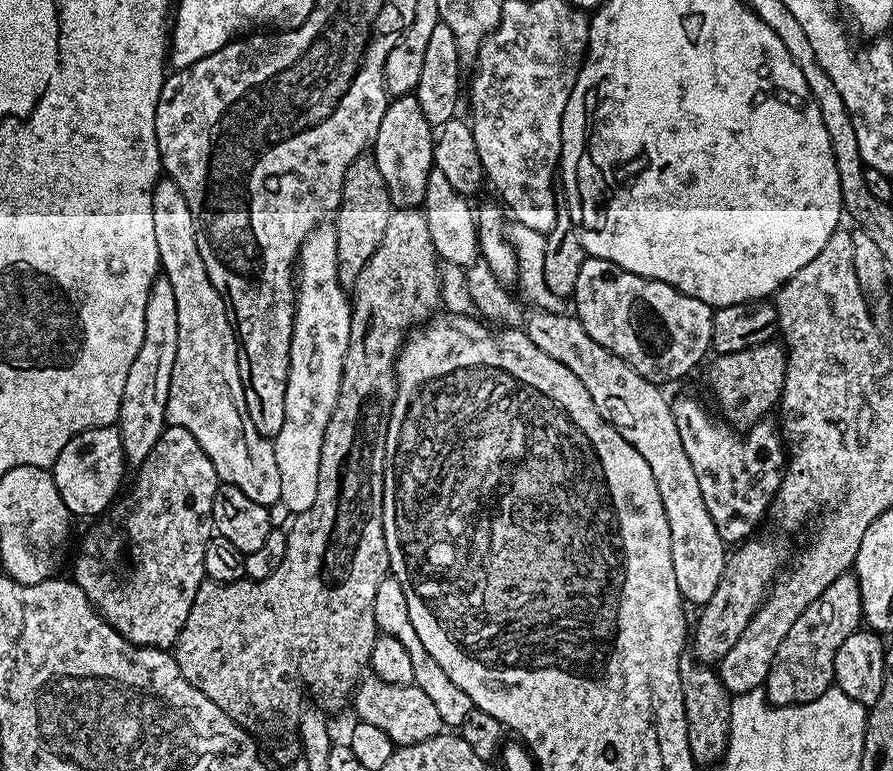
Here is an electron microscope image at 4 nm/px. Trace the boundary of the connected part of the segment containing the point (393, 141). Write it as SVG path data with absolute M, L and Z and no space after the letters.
M415 95L395 97L389 103L386 114L382 114L382 122L374 141L374 155L396 208L420 208L423 205L430 191L428 175L434 172L433 143L433 125L426 122L426 114L422 114L422 106L418 106Z

